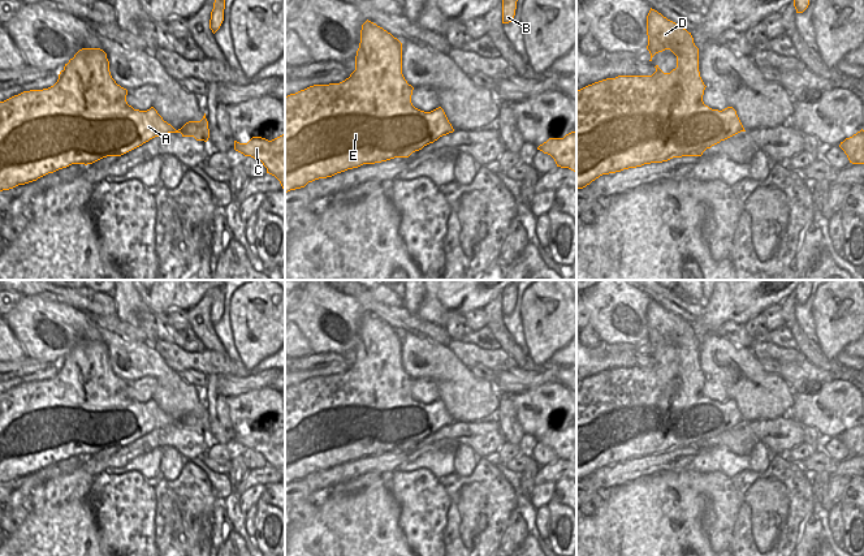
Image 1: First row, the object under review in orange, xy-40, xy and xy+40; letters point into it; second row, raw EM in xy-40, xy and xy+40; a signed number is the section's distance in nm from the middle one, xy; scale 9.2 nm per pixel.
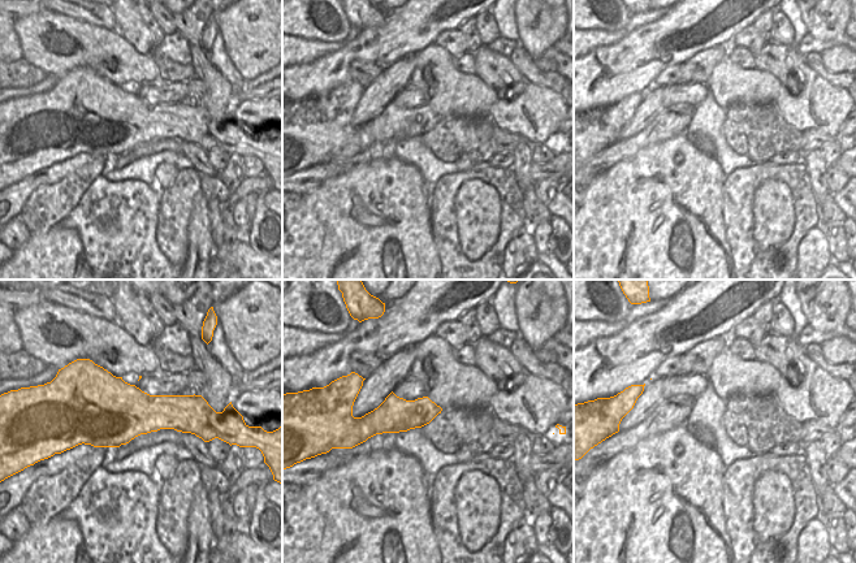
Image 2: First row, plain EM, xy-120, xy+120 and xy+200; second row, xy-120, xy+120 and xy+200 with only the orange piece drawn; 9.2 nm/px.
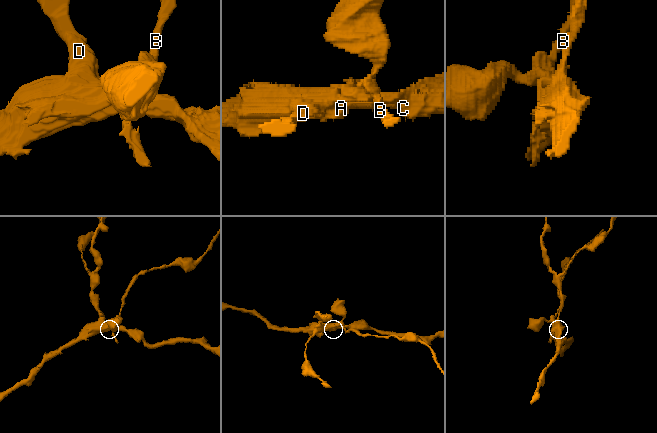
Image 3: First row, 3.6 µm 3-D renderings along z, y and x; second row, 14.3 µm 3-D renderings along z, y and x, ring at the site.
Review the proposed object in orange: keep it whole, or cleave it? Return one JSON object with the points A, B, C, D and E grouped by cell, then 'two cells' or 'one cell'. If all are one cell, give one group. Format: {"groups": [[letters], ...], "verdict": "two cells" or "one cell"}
{"groups": [["A", "C", "D", "E"], ["B"]], "verdict": "two cells"}

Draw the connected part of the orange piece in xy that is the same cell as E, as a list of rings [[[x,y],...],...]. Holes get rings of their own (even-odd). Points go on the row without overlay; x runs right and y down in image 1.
[[[371,313],[360,322],[360,335],[355,348],[355,362],[340,375],[314,376],[285,388],[285,484],[304,479],[308,474],[332,469],[363,456],[375,456],[394,449],[409,449],[412,444],[453,424],[441,398],[424,404],[411,395],[414,379],[402,366],[402,335]],[[360,408],[370,408],[370,417],[358,417]]]

